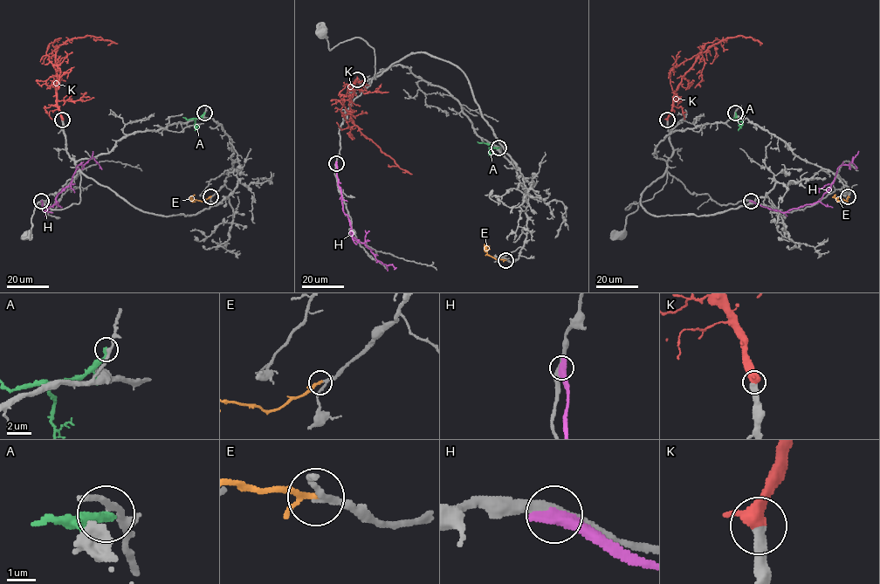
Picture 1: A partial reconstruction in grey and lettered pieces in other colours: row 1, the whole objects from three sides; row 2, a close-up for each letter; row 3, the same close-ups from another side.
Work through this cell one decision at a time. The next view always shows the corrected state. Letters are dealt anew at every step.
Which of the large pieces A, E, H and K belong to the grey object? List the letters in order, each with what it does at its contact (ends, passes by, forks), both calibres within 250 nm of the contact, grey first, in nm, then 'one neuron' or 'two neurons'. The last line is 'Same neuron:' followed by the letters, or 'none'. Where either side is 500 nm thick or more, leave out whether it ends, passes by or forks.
A: it ends there; 200 nm thick on the grey side, 300 nm on the other; two neurons
E: it passes by; 200 nm thick on the grey side, 180 nm on the other; one neuron
H: 300 nm thick on the grey side, 550 nm on the other; two neurons
K: 420 nm thick on the grey side, 650 nm on the other; one neuron
Same neuron: E, K

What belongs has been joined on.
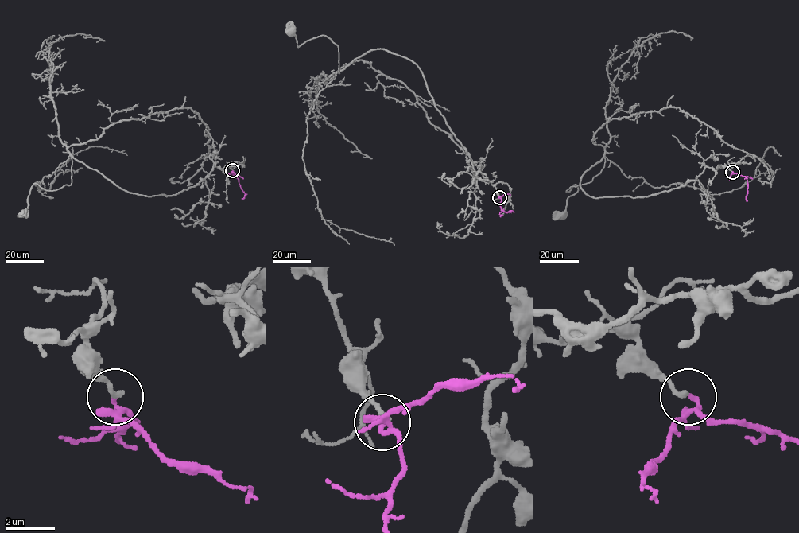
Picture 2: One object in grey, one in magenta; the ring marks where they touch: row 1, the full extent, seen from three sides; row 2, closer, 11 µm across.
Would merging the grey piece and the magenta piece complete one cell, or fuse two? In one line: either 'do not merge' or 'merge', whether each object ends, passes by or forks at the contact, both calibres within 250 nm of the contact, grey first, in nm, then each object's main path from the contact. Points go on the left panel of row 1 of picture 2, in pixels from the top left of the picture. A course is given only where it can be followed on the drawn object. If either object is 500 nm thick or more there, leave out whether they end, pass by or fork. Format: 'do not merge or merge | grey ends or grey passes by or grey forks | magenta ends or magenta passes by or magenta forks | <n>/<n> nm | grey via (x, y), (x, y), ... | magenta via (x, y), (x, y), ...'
do not merge | grey ends | magenta passes by | 200/130 nm | grey via (232, 170), (214, 165), (188, 189), (142, 196), (71, 157), (71, 184), (51, 190), (34, 184), (24, 212) | magenta via (232, 170), (245, 195), (242, 200)

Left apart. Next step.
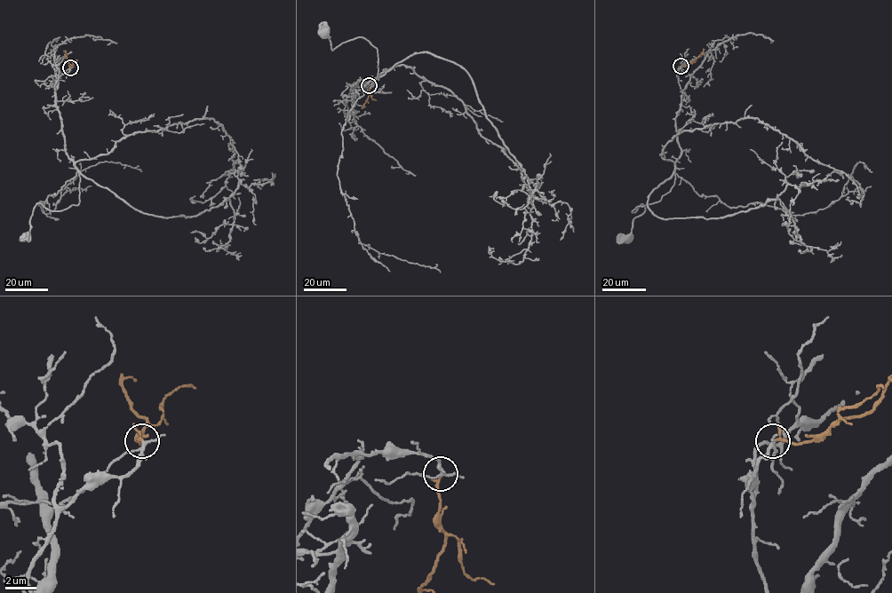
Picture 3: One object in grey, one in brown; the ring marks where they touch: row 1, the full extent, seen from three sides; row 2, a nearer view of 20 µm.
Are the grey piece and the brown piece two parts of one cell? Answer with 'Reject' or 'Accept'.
Accept

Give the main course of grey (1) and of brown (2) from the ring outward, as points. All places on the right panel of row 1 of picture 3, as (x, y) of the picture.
1: (680, 66), (675, 118), (680, 155), (674, 184), (659, 201), (632, 211), (644, 207), (627, 237)
2: (680, 66), (693, 62), (703, 51), (703, 48)

